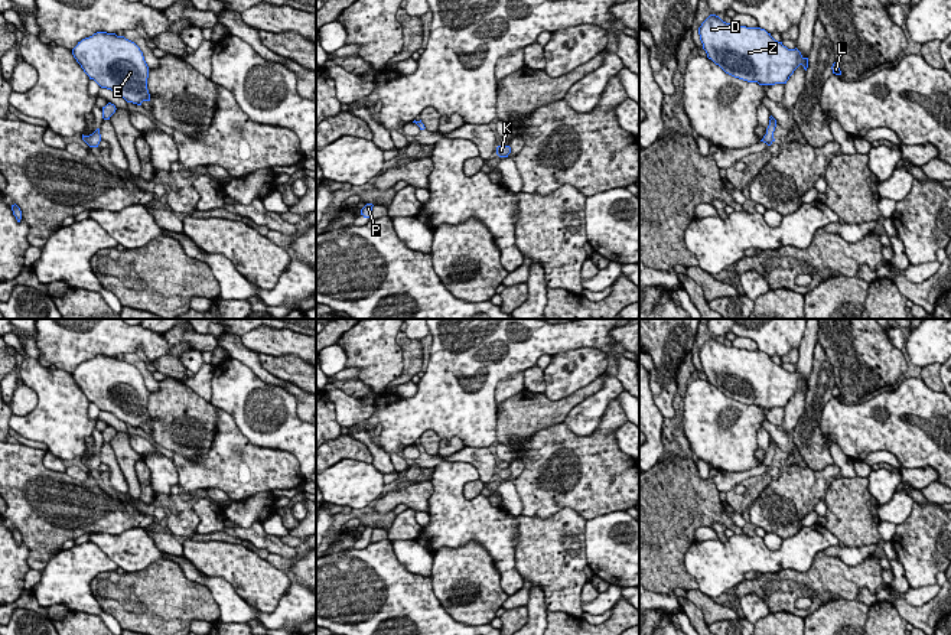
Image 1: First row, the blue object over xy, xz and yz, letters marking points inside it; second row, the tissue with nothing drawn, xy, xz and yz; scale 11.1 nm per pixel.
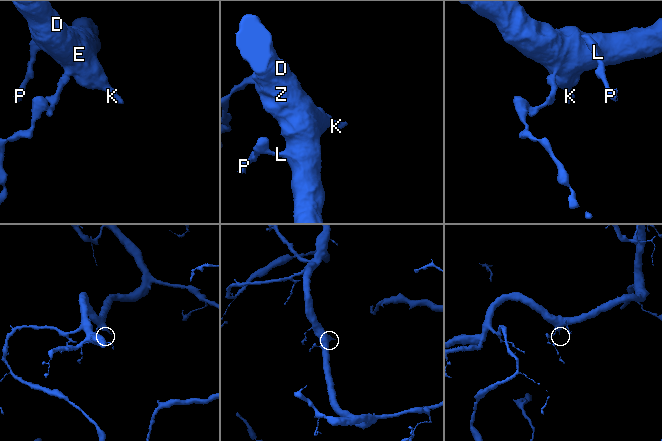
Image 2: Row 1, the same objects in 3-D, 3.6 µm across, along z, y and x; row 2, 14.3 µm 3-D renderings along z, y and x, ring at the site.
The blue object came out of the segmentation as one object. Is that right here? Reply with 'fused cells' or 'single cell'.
single cell

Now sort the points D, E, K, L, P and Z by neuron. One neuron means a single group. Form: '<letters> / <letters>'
D E K L P Z

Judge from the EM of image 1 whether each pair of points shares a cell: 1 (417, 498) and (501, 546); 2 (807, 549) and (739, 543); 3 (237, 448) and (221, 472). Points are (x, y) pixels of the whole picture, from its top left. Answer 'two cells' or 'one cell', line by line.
1: two cells
2: one cell
3: one cell

